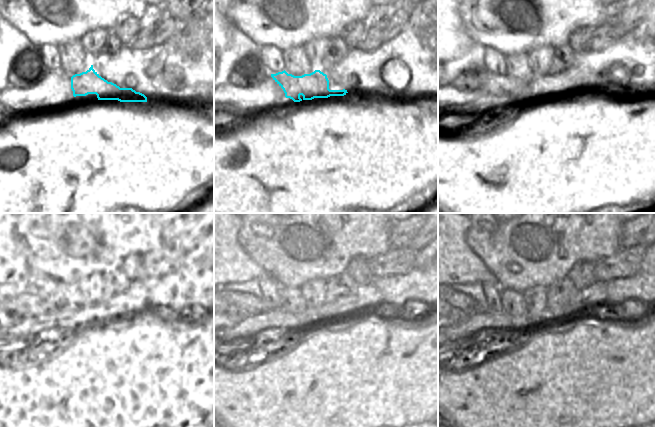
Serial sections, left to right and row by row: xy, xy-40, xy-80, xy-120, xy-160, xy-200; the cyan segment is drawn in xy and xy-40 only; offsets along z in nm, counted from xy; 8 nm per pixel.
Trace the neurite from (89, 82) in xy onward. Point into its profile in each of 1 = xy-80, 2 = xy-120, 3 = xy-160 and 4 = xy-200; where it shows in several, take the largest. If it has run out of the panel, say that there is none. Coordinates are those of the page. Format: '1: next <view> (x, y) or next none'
1: next xy-80 (497, 85)
2: next xy-120 (30, 305)
3: next xy-160 (252, 305)
4: next xy-200 (460, 300)

